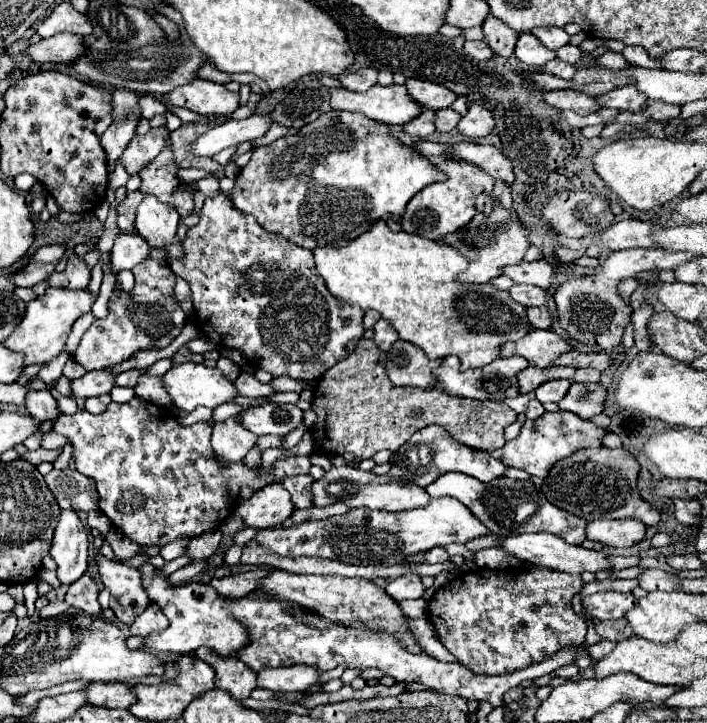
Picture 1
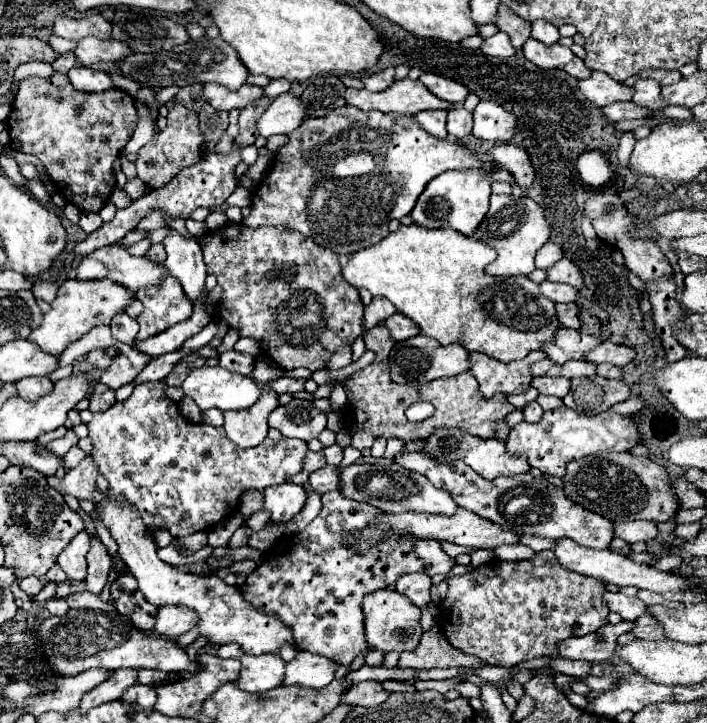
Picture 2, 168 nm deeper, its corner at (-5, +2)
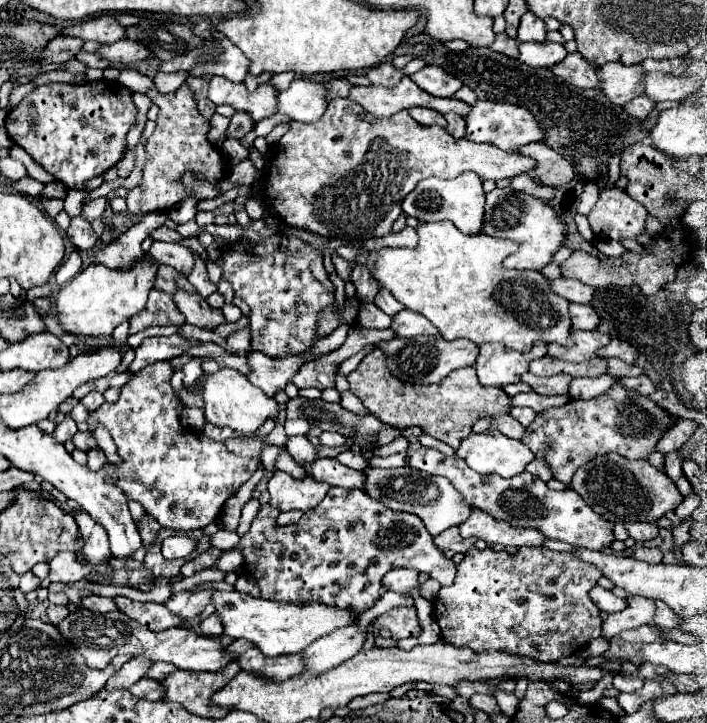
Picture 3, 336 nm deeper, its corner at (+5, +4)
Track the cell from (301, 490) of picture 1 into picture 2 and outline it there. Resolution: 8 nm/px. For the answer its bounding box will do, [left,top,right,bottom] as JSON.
[308,465,340,495]

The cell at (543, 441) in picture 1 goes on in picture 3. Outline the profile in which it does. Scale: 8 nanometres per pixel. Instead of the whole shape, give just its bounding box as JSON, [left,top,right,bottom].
[520,385,676,485]

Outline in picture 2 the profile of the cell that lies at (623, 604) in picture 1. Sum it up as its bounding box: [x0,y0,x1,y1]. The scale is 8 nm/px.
[602,591,646,621]

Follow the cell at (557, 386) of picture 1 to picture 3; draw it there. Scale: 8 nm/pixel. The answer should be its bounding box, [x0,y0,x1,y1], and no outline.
[522,373,572,395]

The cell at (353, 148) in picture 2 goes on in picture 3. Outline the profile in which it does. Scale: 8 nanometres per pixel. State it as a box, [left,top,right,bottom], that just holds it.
[264,99,536,243]

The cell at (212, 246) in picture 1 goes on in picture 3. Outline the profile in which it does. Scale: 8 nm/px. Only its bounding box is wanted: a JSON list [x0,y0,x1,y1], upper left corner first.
[222,235,334,357]

